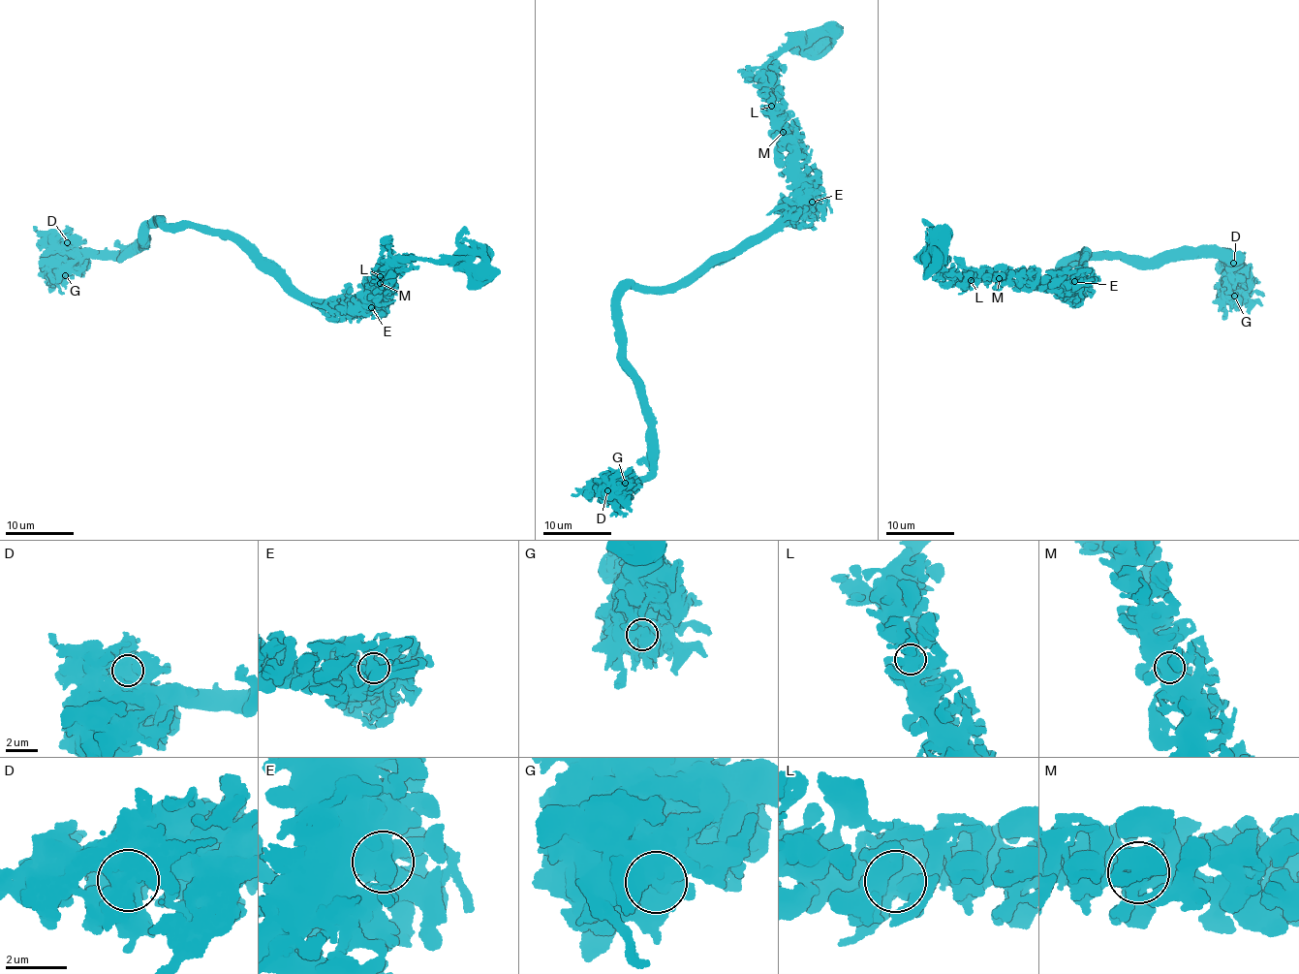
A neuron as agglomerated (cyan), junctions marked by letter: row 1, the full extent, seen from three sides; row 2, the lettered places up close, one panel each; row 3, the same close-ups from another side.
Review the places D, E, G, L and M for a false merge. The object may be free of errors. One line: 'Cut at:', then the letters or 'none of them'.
Cut at: none of them

